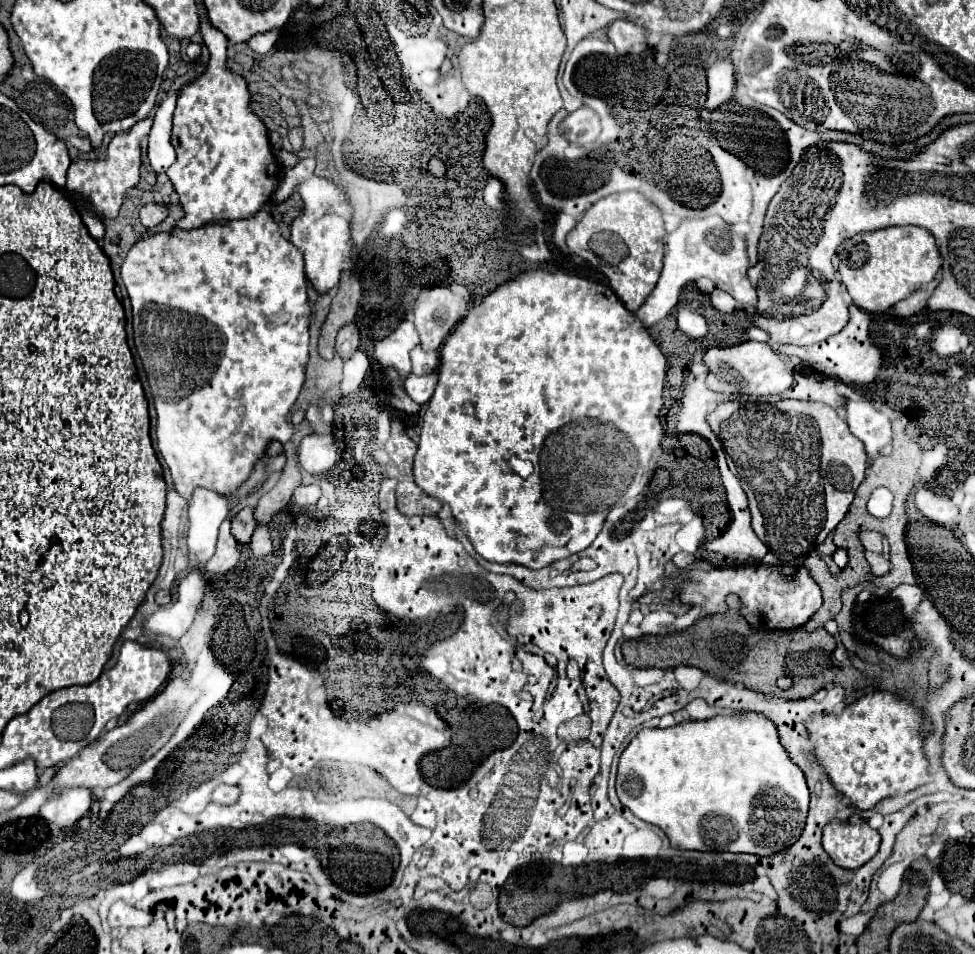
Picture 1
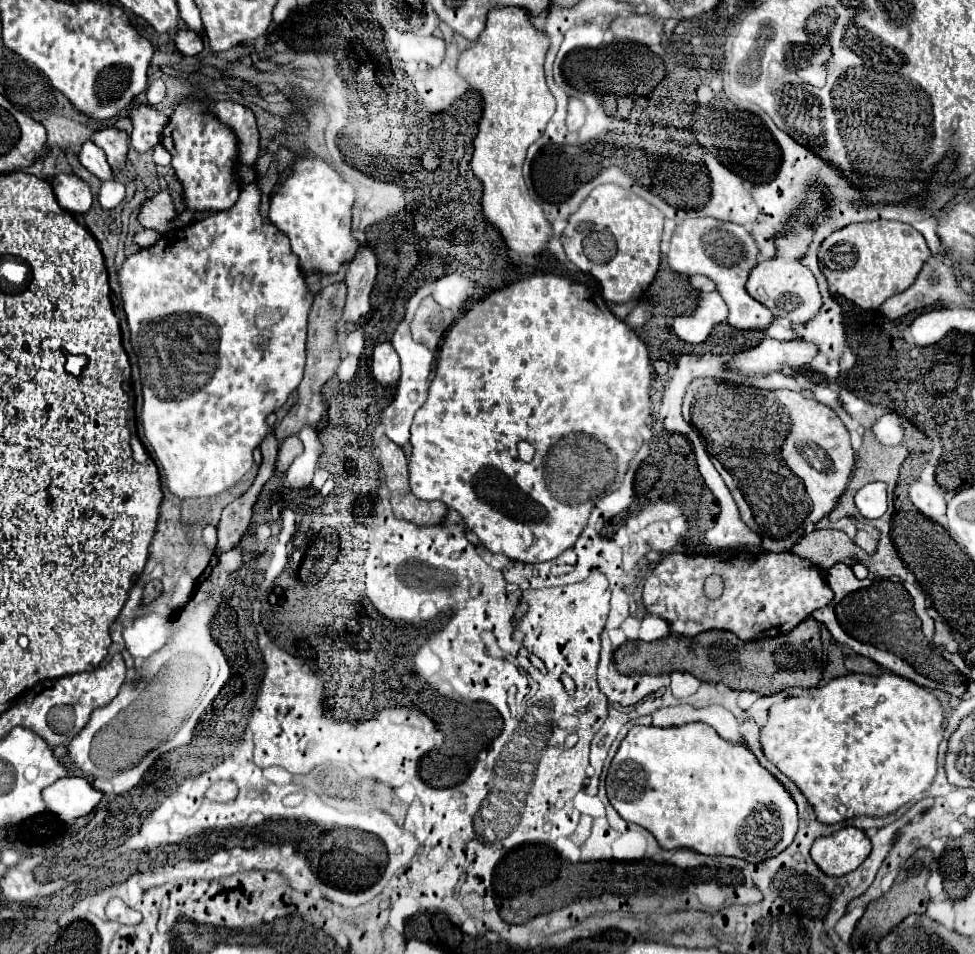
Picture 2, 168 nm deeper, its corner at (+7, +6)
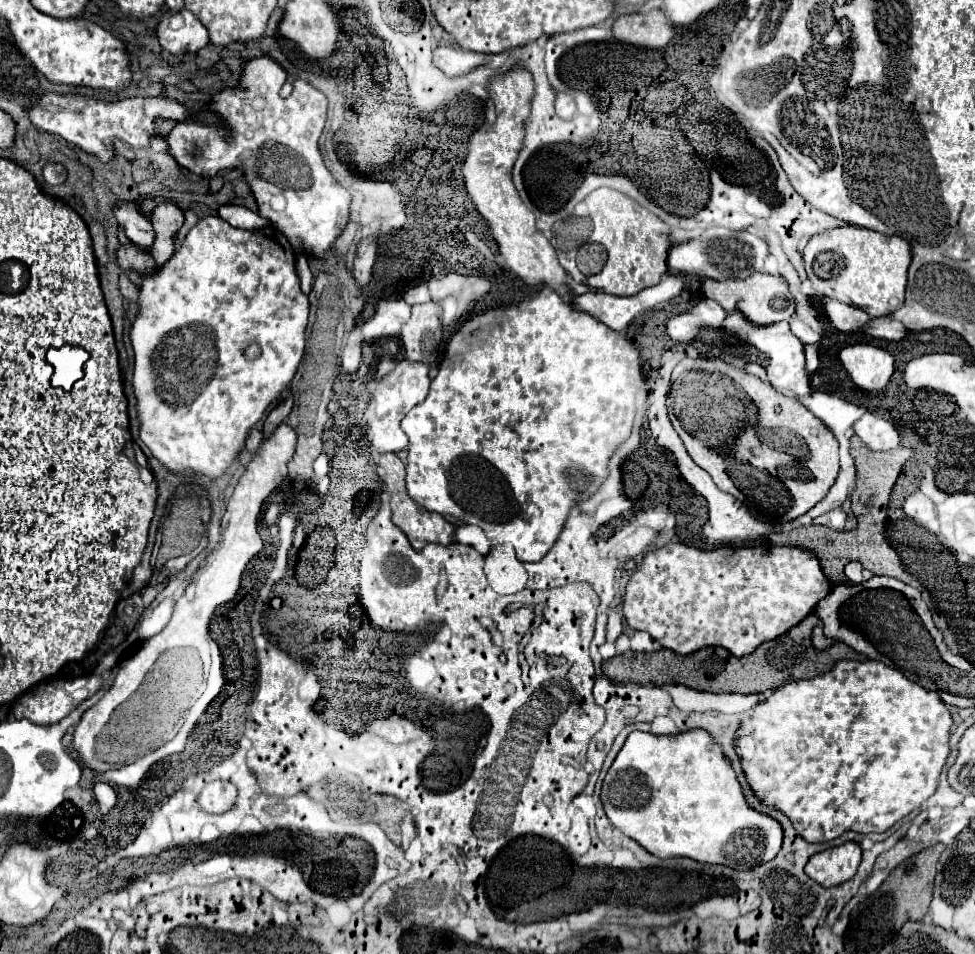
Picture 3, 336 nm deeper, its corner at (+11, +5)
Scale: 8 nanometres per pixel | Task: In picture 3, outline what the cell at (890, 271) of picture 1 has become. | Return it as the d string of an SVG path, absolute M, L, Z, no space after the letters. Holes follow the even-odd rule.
M857 226L831 228L809 240L803 250L803 262L817 298L853 304L865 310L869 318L889 316L905 302L911 246L899 236L887 236Z

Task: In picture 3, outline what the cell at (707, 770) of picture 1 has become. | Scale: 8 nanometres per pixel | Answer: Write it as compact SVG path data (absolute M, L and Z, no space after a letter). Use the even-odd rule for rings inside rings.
M701 728L675 736L631 732L603 780L601 802L611 824L657 858L691 858L707 864L723 864L733 870L749 870L773 860L783 844L781 826L767 814L747 806L737 776L721 748Z

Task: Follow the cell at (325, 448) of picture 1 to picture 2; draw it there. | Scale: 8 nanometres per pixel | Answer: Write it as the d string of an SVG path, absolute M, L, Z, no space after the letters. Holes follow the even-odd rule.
M297 435L285 439L285 443L279 447L279 457L277 457L277 471L287 471L287 467L293 463L297 455L303 453L303 443Z

